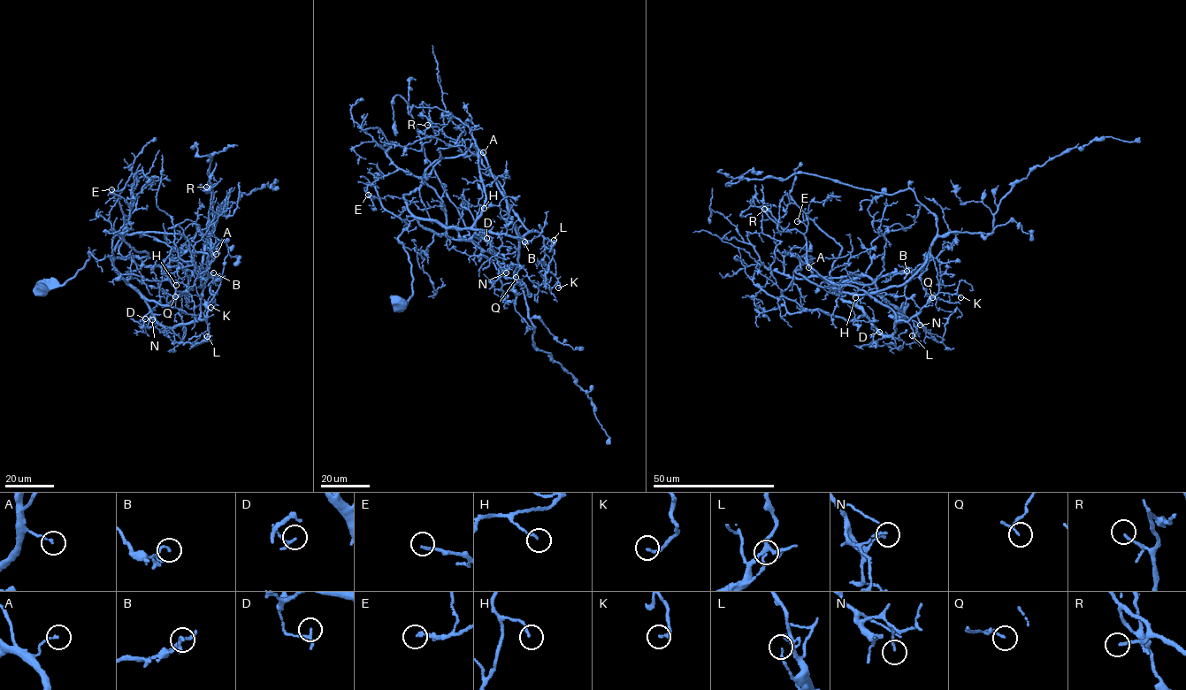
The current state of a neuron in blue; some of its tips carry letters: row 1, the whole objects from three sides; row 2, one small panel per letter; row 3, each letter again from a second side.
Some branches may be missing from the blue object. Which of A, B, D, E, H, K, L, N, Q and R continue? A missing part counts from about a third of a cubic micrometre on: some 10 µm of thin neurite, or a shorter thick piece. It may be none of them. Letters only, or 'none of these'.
E, L

